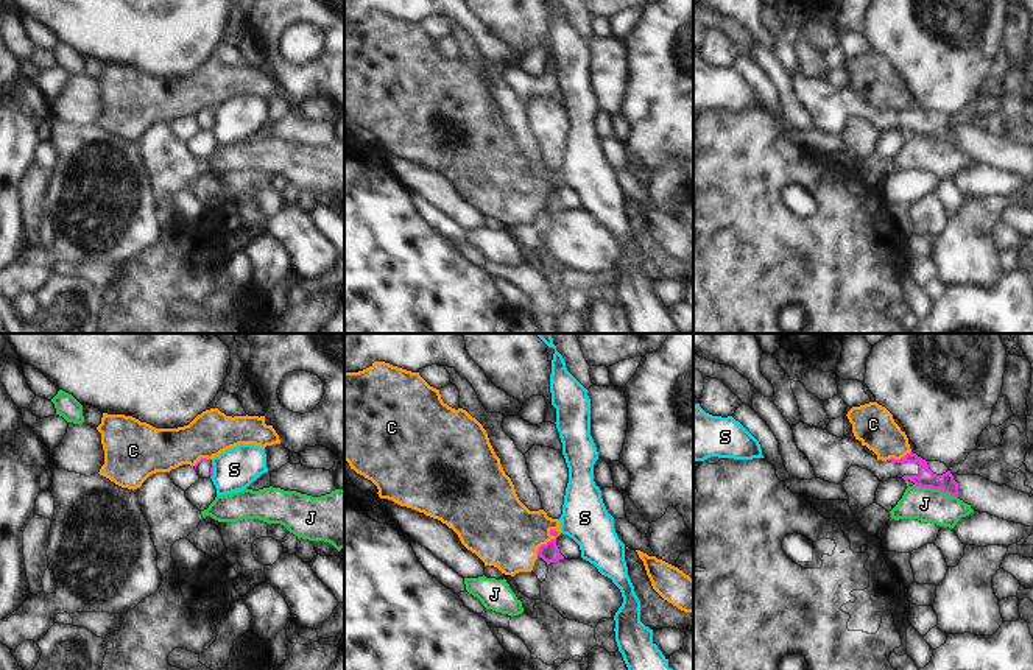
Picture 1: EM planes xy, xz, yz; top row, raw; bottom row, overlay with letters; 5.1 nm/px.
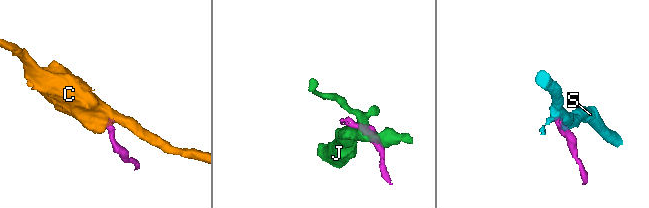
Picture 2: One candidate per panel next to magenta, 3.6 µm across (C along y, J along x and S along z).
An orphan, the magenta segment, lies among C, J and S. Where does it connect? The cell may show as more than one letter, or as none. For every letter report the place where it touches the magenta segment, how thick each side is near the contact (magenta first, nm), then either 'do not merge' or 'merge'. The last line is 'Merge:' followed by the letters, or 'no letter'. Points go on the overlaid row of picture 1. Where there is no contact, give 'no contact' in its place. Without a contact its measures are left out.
C: xz (547, 543) | 100/360 nm | do not merge
J: yz (937, 488) | 90/180 nm | do not merge
S: xy (212, 471) | 20/220 nm | do not merge
Merge: no letter

